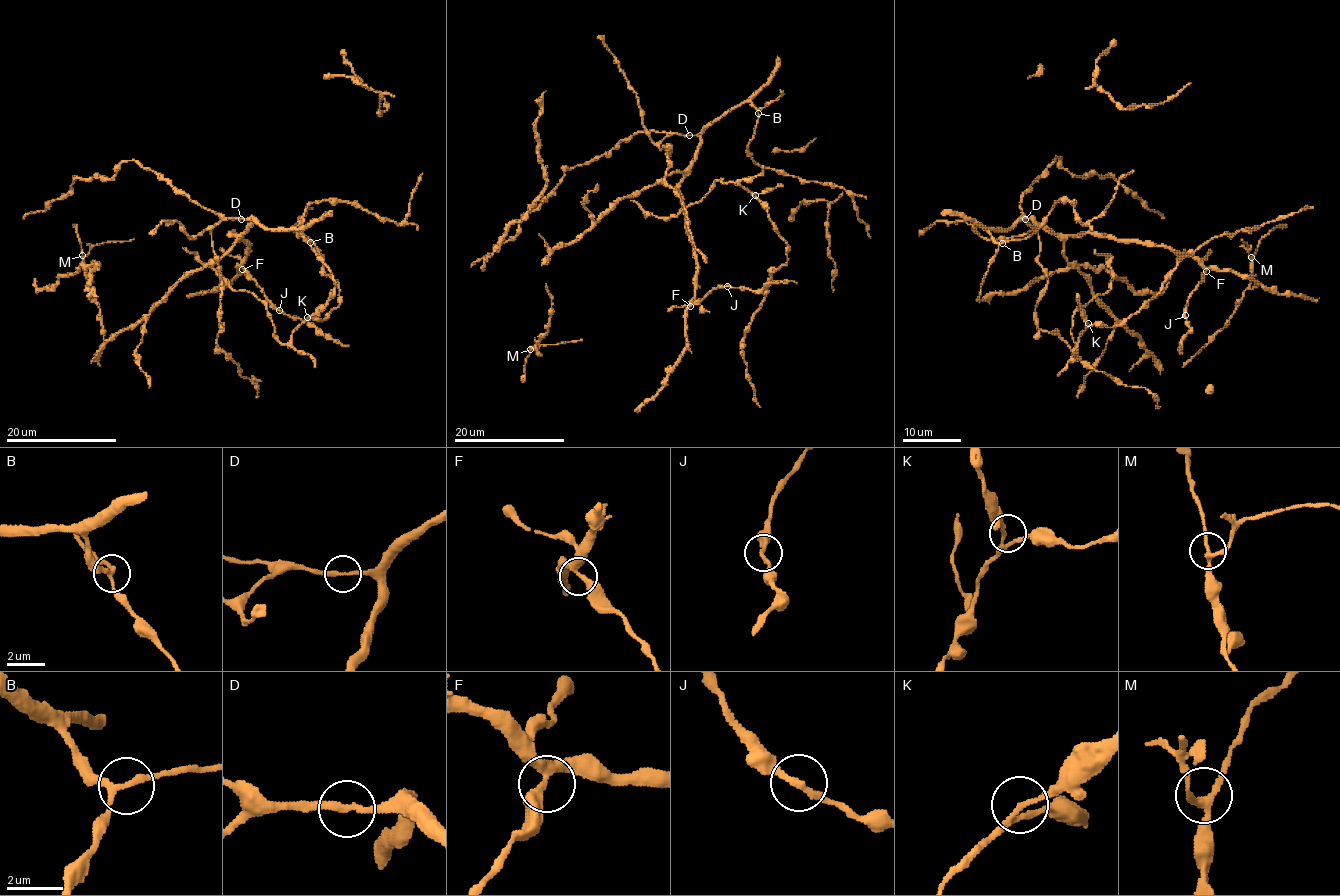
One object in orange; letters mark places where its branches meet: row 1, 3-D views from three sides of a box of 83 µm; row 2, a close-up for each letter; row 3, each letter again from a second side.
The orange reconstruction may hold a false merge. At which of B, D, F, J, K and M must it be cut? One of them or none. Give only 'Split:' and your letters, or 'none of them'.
Split: none of them

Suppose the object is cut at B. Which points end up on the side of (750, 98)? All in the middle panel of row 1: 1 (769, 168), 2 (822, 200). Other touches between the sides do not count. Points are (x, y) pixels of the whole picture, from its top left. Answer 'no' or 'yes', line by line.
1: no
2: yes

